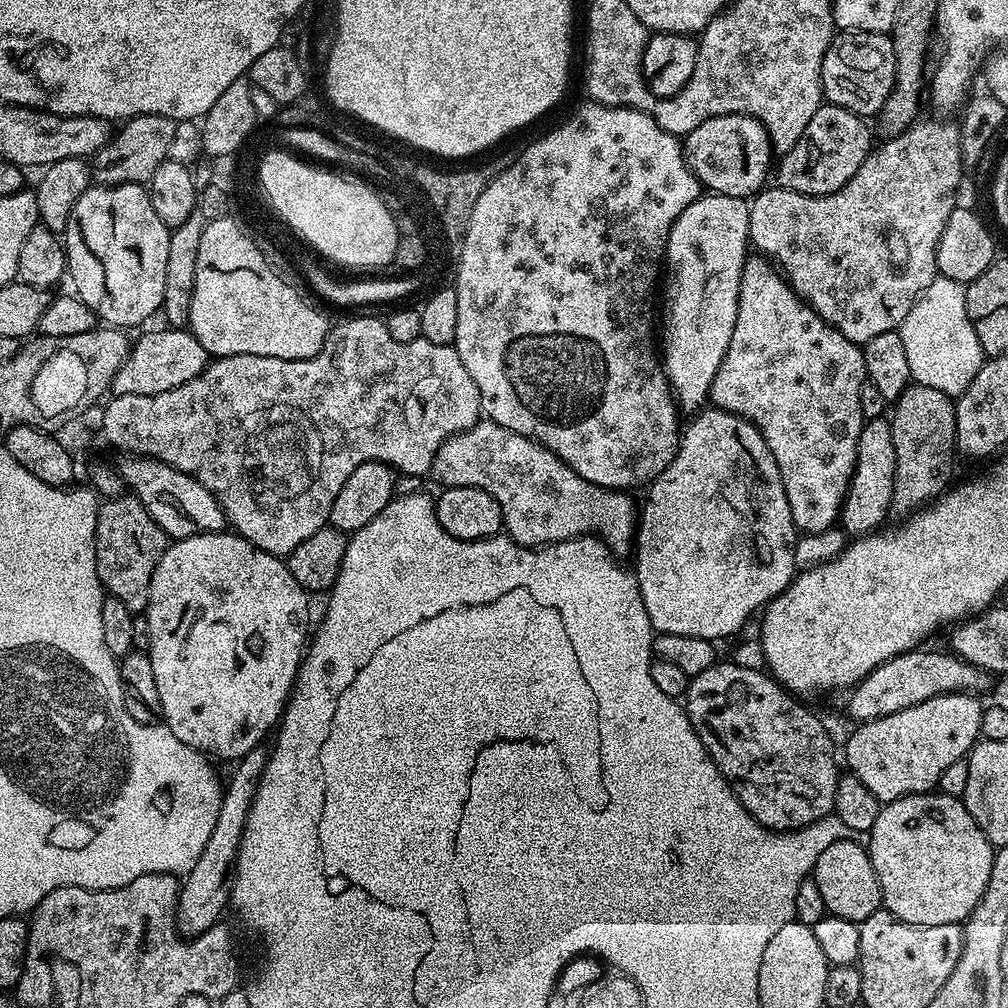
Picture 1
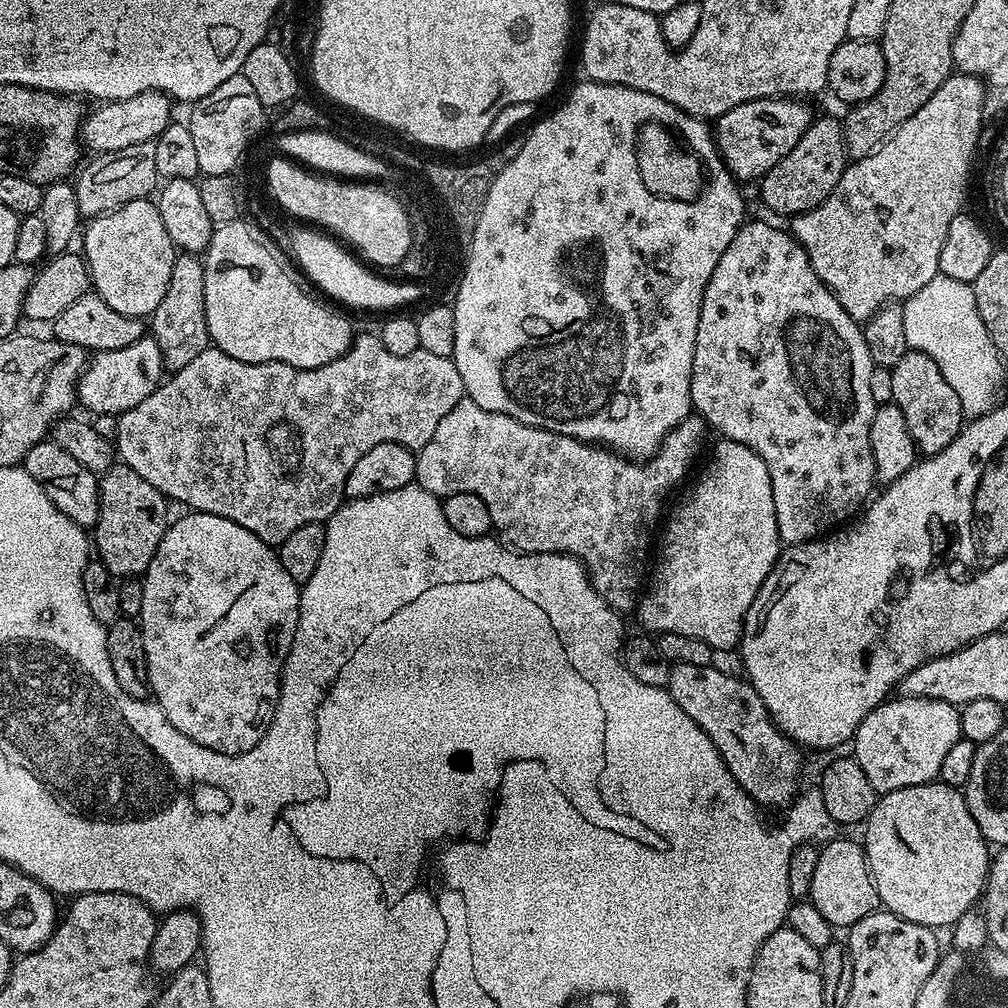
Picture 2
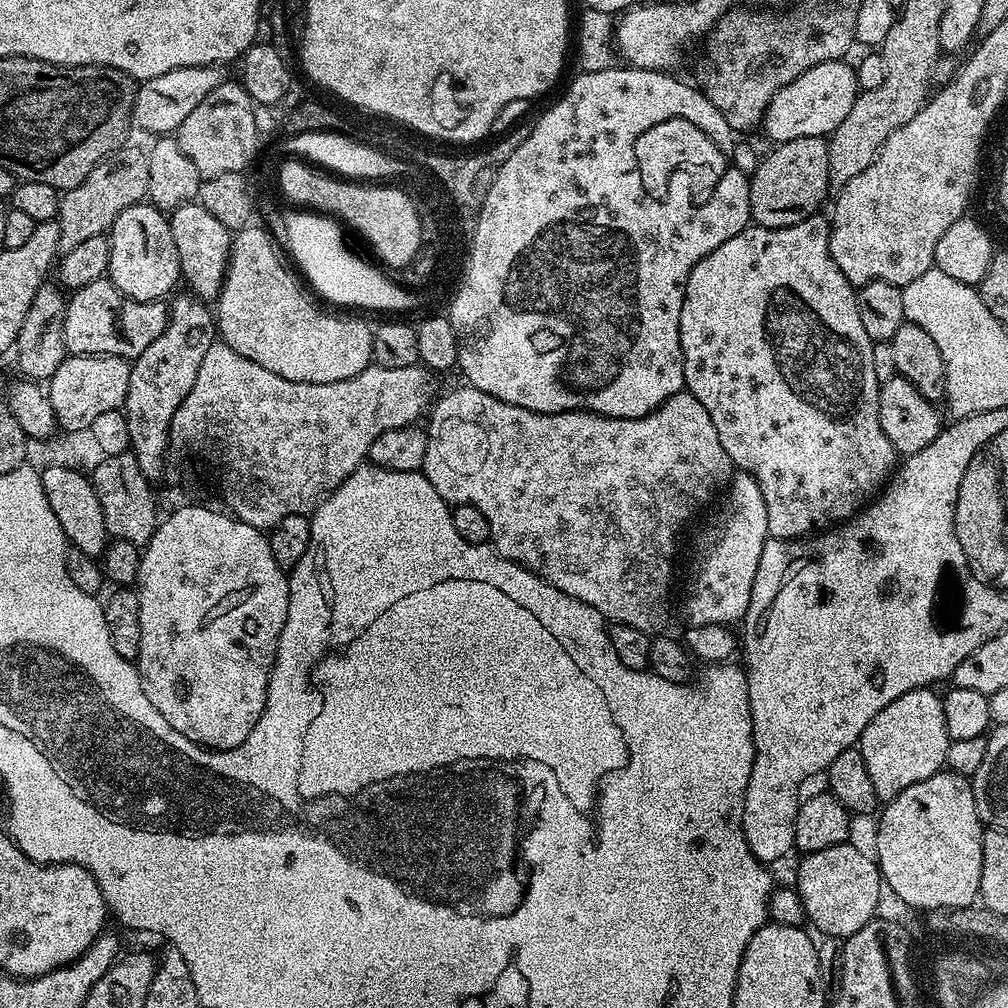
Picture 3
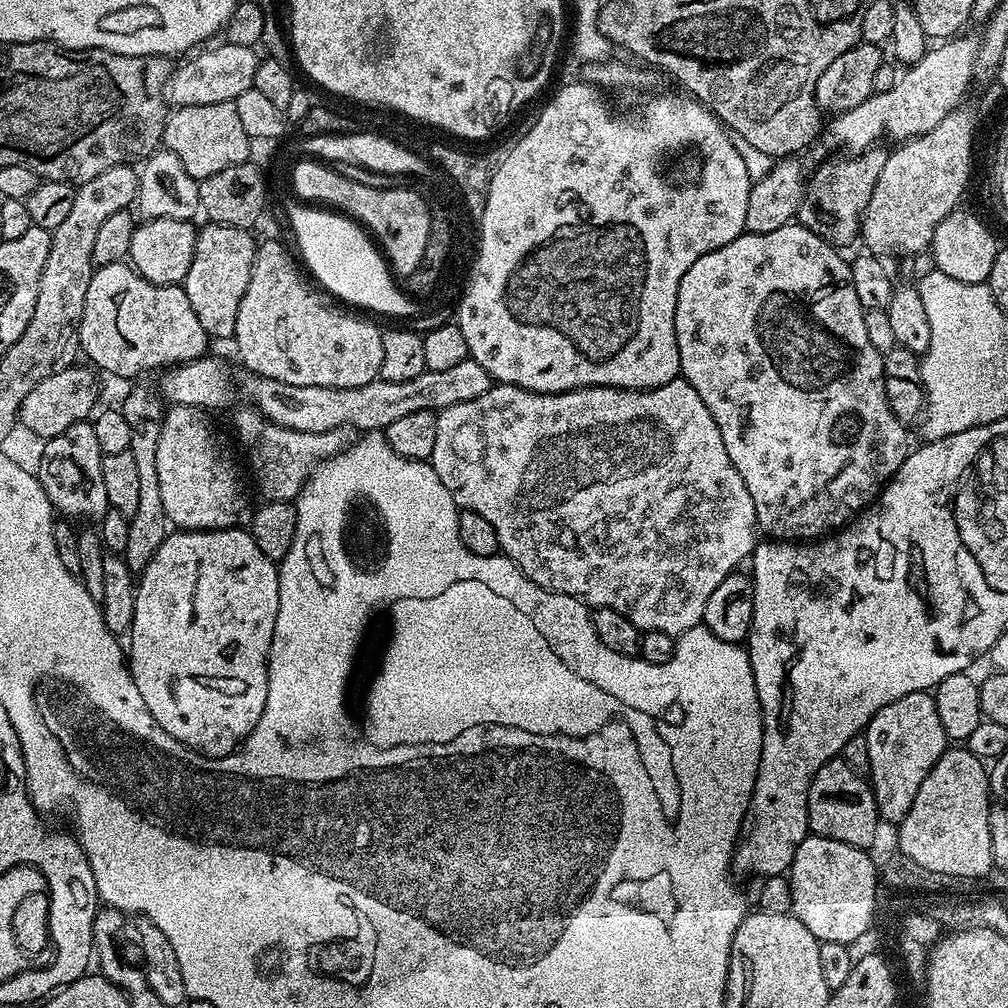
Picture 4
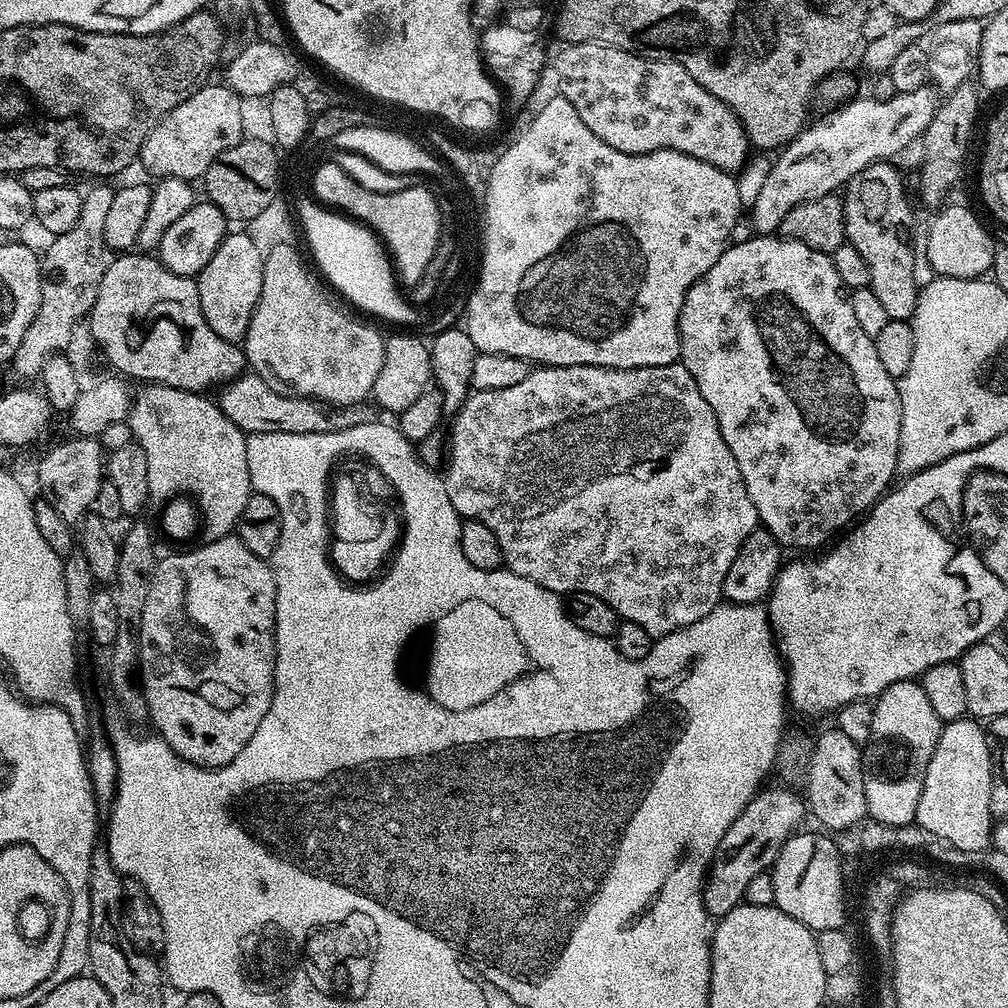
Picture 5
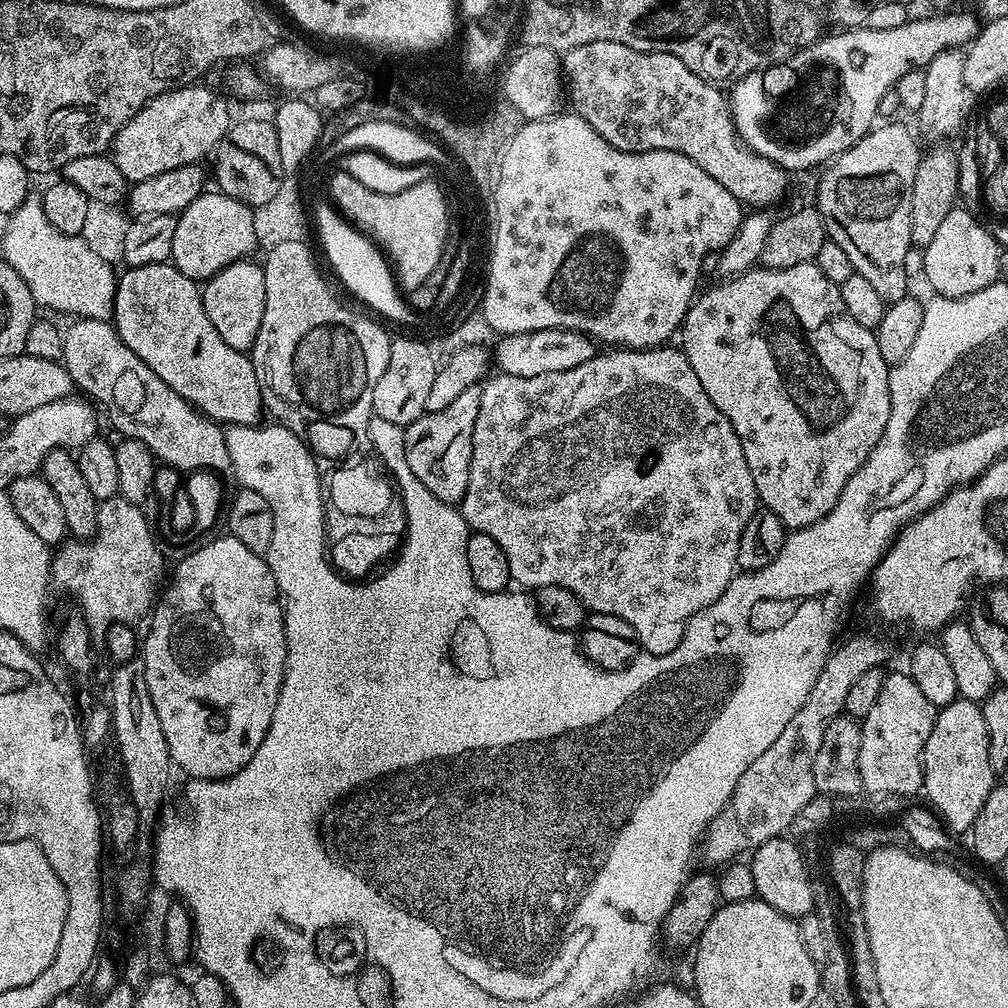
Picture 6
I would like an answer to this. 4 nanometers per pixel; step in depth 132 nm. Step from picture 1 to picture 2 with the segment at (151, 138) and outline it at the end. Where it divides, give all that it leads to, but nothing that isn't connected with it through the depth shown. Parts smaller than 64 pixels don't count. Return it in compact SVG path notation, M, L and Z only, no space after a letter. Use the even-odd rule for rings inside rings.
M142 142L138 146L126 146L126 150L102 152L93 155L91 157L92 161L88 165L85 163L79 169L74 180L78 210L81 217L105 216L108 212L118 210L126 202L151 197L158 188L156 163L154 162L155 149L155 143Z

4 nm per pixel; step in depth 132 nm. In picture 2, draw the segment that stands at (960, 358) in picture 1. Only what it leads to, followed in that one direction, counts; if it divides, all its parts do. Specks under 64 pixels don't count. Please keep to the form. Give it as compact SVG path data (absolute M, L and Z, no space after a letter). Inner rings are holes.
M936 275L922 286L914 295L903 301L906 318L906 342L913 352L921 352L934 362L938 362L938 370L942 370L942 378L950 382L954 394L958 394L958 402L962 406L965 417L984 416L997 407L996 395L1004 384L1005 361L1001 360L994 342L989 338L986 326L978 314L978 306L974 302L974 290L971 284L958 282L958 278Z

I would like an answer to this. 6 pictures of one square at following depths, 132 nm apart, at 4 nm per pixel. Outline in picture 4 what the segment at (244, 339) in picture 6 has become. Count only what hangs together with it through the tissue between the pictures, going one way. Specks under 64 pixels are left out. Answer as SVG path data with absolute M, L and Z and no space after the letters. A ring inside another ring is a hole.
M211 222L205 225L196 235L194 259L182 287L186 298L190 298L190 307L194 309L198 322L202 322L204 333L213 341L231 341L236 335L238 306L242 306L242 296L246 294L246 286L250 286L258 240L246 228Z

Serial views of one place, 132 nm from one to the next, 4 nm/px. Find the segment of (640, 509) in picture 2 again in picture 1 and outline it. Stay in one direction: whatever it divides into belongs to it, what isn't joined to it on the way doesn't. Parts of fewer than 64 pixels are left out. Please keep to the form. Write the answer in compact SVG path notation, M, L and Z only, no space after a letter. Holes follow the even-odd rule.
M481 419L473 428L451 436L434 454L431 479L436 479L440 486L474 486L486 490L498 502L504 519L503 531L516 544L525 548L538 548L545 544L556 544L560 540L573 540L575 536L595 534L617 557L631 553L634 548L638 527L638 504L631 500L629 493L615 488L603 488L586 482L562 458L555 456L546 446L537 440L514 434L506 426L493 424L491 420Z

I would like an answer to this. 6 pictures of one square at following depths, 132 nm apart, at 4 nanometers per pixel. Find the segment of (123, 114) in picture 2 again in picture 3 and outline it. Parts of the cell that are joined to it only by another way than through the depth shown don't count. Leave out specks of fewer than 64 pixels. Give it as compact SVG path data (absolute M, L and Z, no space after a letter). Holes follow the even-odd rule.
M214 64L206 66L186 66L178 70L170 70L166 74L158 74L158 78L143 81L136 89L136 98L132 107L132 118L135 127L145 128L156 134L172 134L186 122L193 110L221 84L221 69Z

